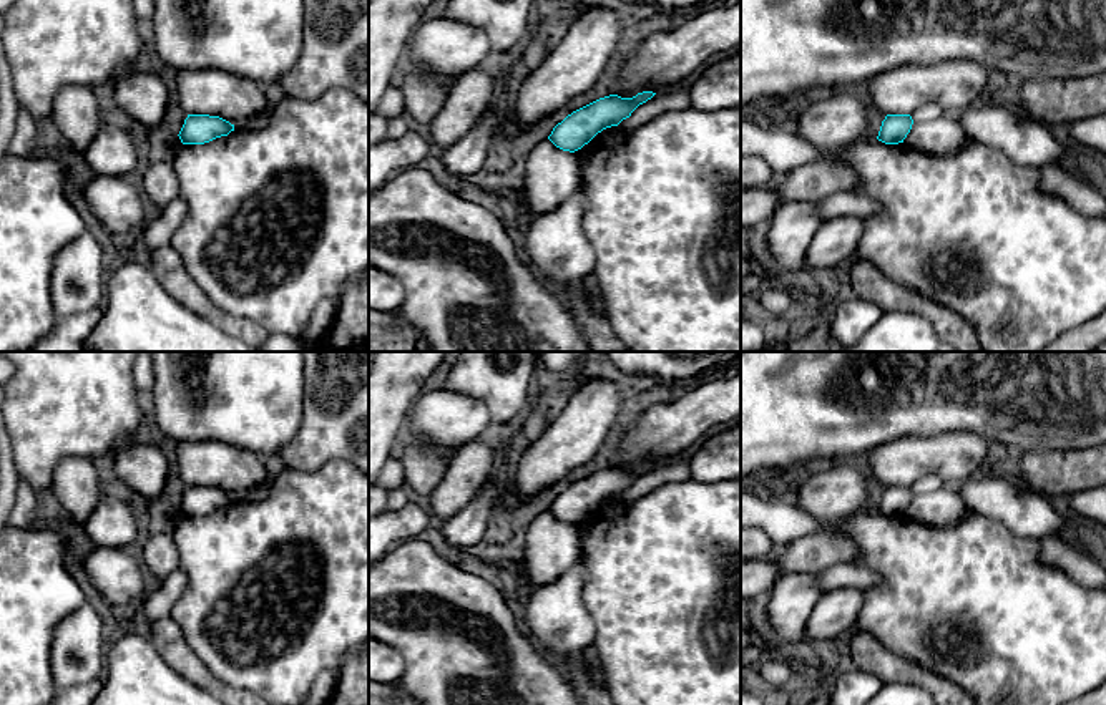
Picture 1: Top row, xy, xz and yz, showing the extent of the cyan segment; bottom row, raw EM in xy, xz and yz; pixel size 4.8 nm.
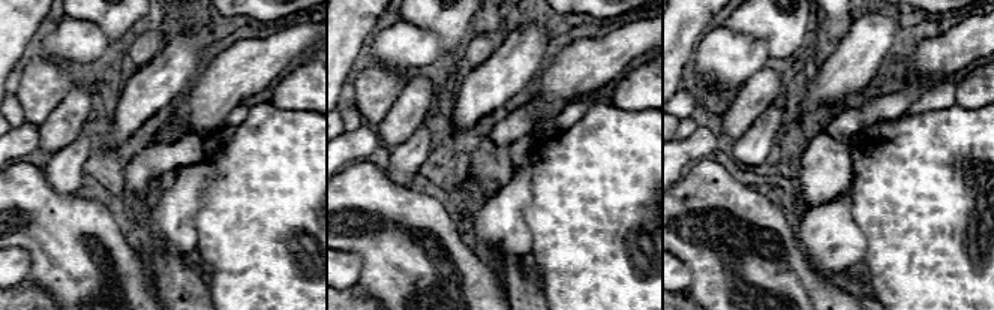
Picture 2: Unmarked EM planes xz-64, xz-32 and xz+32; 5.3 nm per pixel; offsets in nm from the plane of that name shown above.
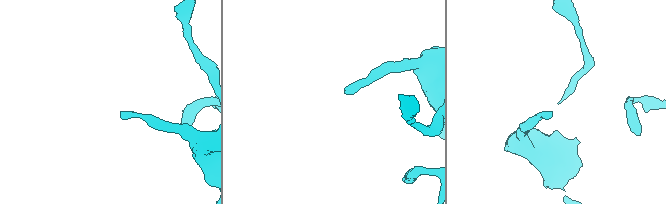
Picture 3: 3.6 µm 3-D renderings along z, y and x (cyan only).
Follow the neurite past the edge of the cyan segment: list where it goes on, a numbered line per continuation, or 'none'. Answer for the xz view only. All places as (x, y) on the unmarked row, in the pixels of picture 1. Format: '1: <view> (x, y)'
none

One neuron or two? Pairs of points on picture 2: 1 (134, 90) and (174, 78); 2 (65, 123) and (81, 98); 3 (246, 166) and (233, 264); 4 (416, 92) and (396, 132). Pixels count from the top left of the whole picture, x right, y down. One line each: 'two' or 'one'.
1: one
2: one
3: one
4: one

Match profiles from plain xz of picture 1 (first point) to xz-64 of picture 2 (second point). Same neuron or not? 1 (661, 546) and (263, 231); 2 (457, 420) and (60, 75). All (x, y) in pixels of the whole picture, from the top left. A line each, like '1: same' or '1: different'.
1: same
2: different

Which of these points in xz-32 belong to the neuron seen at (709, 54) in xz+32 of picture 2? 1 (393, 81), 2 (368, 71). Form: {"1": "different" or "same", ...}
{"1": "different", "2": "different"}

